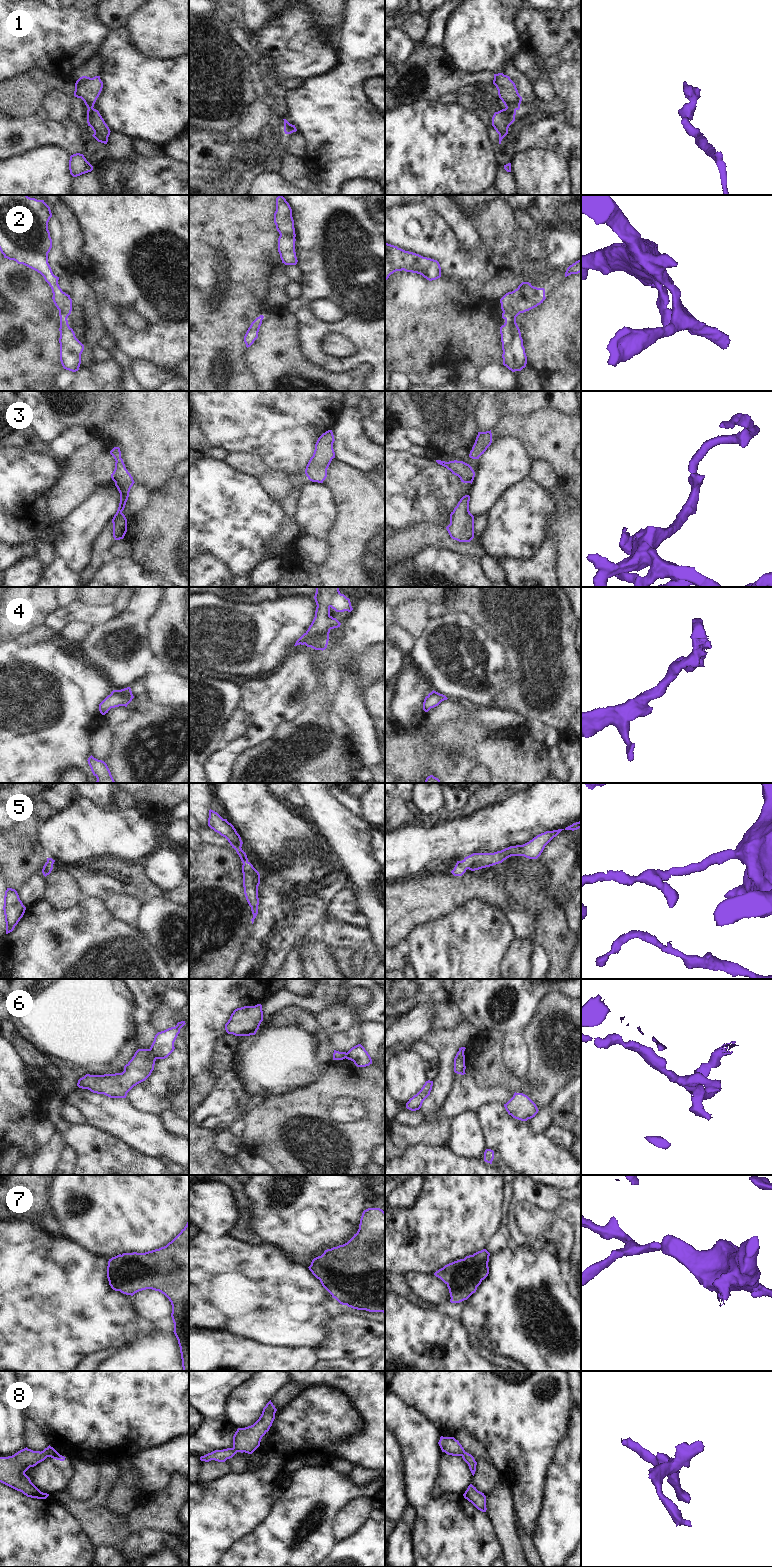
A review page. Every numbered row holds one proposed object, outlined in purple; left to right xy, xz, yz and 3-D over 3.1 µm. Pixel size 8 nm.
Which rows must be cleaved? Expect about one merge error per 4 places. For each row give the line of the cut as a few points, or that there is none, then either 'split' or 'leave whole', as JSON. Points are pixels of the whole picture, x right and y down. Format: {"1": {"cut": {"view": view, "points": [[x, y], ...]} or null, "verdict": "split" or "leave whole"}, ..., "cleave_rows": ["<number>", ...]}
{"1": {"cut": null, "verdict": "leave whole"}, "2": {"cut": null, "verdict": "leave whole"}, "3": {"cut": null, "verdict": "leave whole"}, "4": {"cut": null, "verdict": "leave whole"}, "5": {"cut": null, "verdict": "leave whole"}, "6": {"cut": {"view": "xy", "points": [[149, 1049], [155, 1059]]}, "verdict": "split"}, "7": {"cut": null, "verdict": "leave whole"}, "8": {"cut": null, "verdict": "leave whole"}, "cleave_rows": ["6"]}

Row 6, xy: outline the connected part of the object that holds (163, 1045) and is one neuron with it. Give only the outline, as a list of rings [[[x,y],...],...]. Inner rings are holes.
[[[185,1021],[178,1022],[175,1027],[168,1028],[155,1035],[150,1047],[150,1051],[155,1059],[165,1059],[174,1051],[174,1042],[180,1033],[180,1029],[185,1024]]]

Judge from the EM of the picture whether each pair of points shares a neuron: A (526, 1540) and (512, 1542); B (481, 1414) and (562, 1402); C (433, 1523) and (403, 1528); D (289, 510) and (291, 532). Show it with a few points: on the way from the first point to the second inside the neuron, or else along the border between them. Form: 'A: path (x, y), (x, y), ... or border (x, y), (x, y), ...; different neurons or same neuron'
A: border (515, 1519), (516, 1534), (524, 1556); different neurons
B: path (501, 1405), (542, 1405); same neuron
C: border (411, 1531), (411, 1545), (414, 1554); different neurons
D: path (289, 515), (289, 527); same neuron

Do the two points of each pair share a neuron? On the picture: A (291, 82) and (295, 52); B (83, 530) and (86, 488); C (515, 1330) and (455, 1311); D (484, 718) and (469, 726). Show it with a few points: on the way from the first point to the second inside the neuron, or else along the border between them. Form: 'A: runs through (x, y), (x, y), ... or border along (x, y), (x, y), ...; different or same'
A: border along (302, 79), (287, 77), (280, 83); different
B: border along (95, 489), (67, 514); different
C: border along (467, 1300), (458, 1318); different
D: border along (471, 713), (471, 717), (475, 721), (498, 731); different

